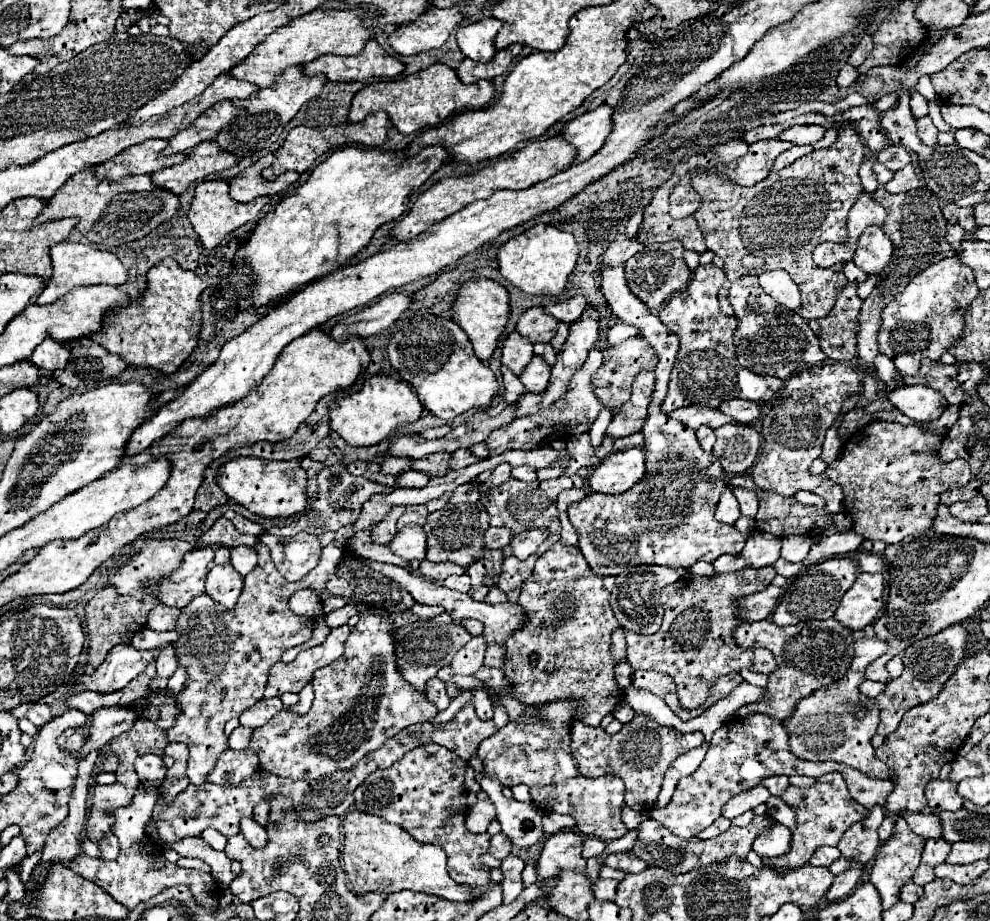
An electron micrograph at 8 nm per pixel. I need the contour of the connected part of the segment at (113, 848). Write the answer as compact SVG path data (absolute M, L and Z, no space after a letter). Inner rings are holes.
M110 832L110 834L106 834L106 838L104 838L104 842L100 842L100 850L102 850L102 856L110 856L110 858L116 858L116 854L120 852L120 848L118 848L120 844L118 844L118 838Z

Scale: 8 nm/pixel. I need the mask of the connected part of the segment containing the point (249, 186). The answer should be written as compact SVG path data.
M268 154L258 162L254 162L252 166L248 166L244 172L240 172L238 176L234 176L230 180L230 196L236 202L252 202L258 196L274 196L282 190L286 190L288 186L292 186L294 182L298 182L300 174L298 172L284 172L282 176L278 176L276 180L268 182L262 178L262 170L273 164L275 157Z

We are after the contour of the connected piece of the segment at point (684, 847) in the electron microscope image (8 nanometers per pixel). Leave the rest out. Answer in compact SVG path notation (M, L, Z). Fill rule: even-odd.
M760 814L760 816L754 816L754 820L748 826L744 826L744 828L730 826L726 832L722 832L716 838L700 840L700 838L674 836L660 822L656 822L652 818L646 818L638 826L638 838L636 838L636 844L634 844L634 848L630 852L636 858L644 860L648 866L658 866L658 868L664 868L664 870L670 870L670 872L676 872L676 874L690 872L694 868L706 868L706 866L712 866L712 864L720 864L720 862L724 862L726 858L732 858L732 856L744 860L746 854L752 850L752 842L756 840L756 836L764 828L772 826L774 822L776 820L770 814Z

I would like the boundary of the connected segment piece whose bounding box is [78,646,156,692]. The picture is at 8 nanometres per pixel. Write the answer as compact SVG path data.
M114 646L108 652L106 662L102 662L102 666L96 668L92 676L80 676L78 682L82 682L88 690L92 688L96 692L116 692L140 676L146 666L154 662L154 652L140 652L132 646Z

